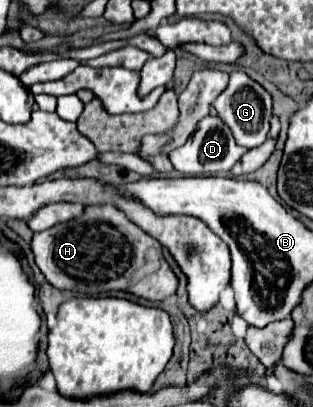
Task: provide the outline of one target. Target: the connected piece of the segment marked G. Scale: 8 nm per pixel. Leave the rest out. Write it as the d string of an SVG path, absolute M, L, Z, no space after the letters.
M237 70L231 74L227 90L215 100L213 106L217 110L217 116L221 120L225 120L225 124L231 128L237 144L241 144L243 148L251 150L255 146L261 146L267 140L269 120L271 120L271 96L263 86L253 82L245 72Z

